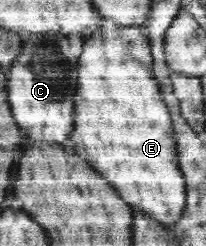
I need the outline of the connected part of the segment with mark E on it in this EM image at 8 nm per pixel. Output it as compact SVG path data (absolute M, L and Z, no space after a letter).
M110 21L104 33L96 33L84 45L80 66L76 101L76 133L72 143L78 156L84 157L105 177L136 214L152 218L172 229L183 216L187 204L187 178L180 169L178 142L174 137L171 108L162 97L162 82L155 73L155 58L151 38L143 27L122 27Z

